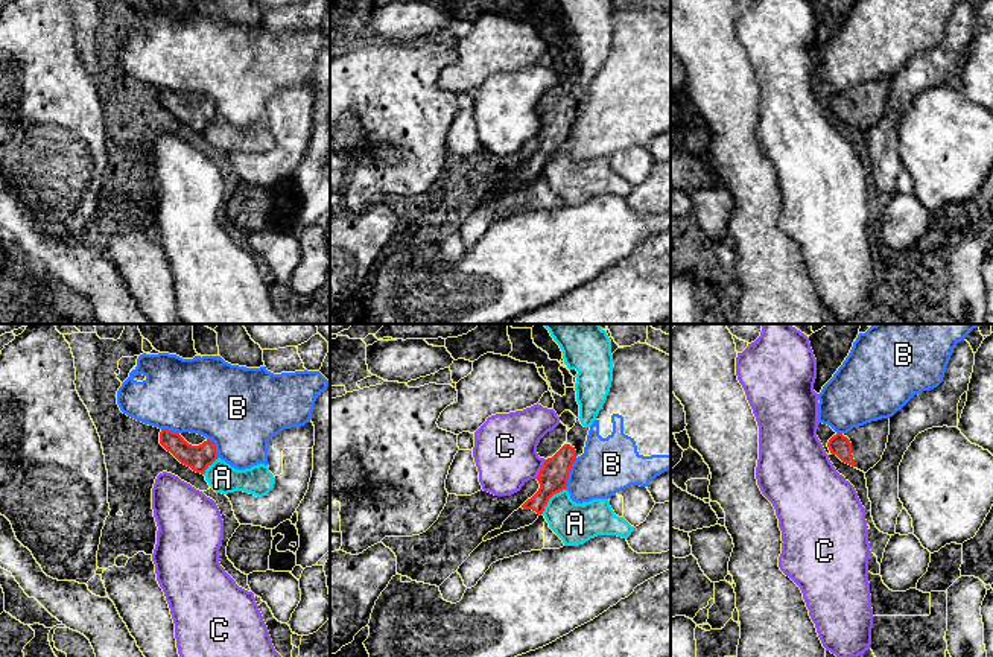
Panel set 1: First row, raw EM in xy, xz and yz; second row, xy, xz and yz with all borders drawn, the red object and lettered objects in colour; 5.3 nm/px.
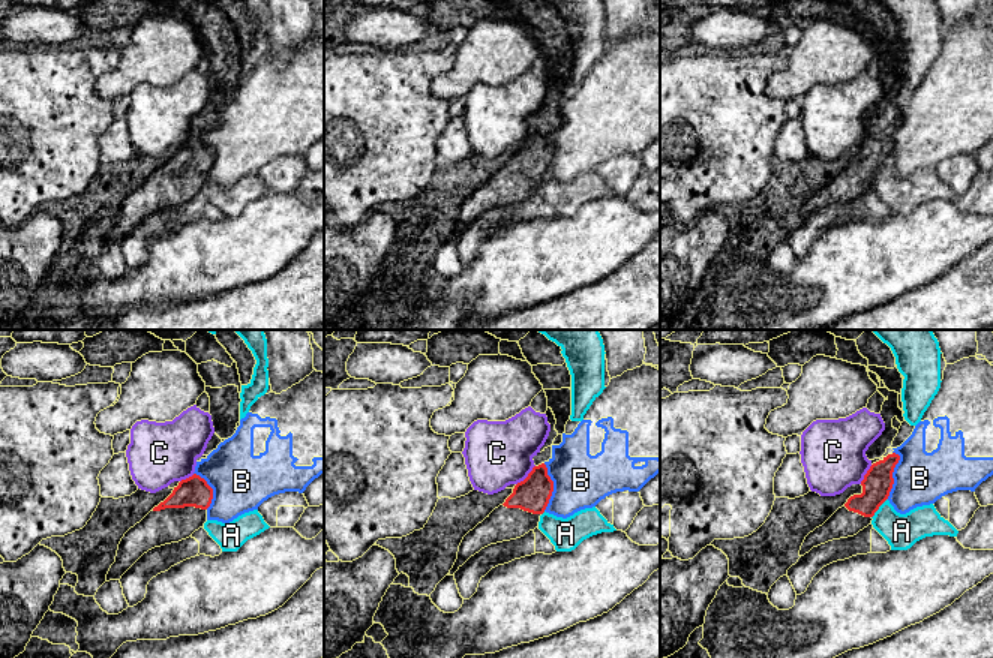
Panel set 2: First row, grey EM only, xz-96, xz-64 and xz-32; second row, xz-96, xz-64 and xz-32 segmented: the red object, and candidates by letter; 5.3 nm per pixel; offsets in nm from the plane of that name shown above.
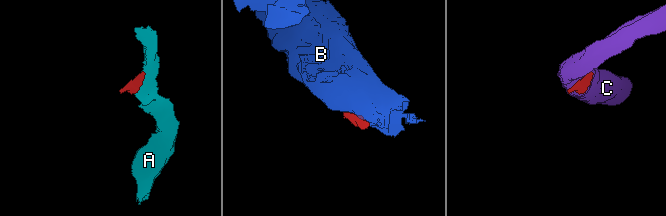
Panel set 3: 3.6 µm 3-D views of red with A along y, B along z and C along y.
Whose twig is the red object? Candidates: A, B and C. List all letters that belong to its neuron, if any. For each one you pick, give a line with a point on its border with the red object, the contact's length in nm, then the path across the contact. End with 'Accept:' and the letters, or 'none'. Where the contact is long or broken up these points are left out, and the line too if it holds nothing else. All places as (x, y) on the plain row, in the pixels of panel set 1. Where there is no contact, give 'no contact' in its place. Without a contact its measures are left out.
Accept: none

